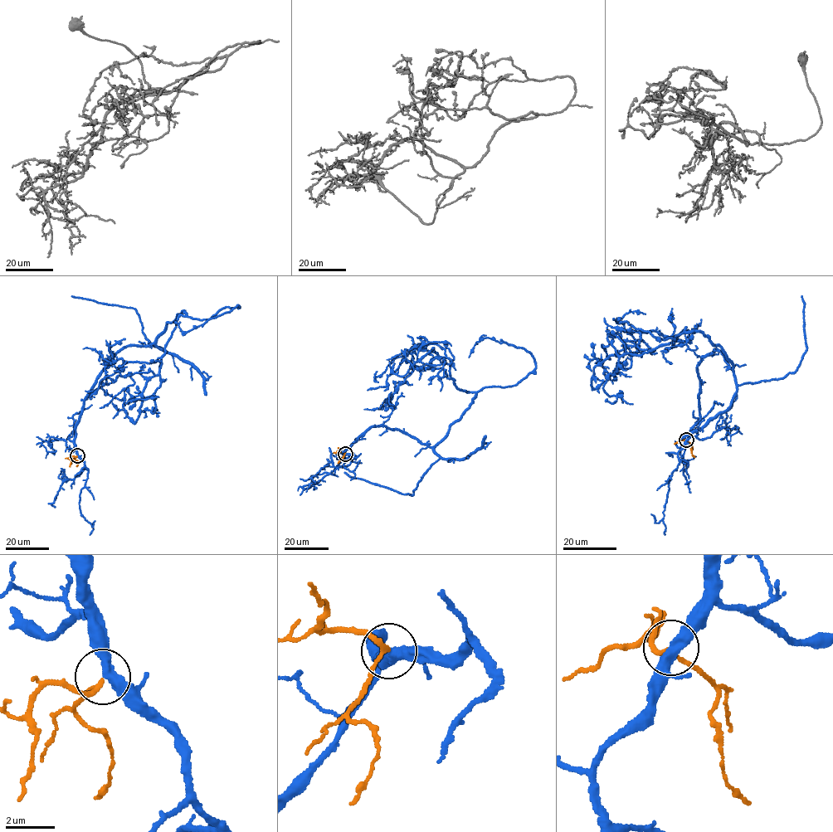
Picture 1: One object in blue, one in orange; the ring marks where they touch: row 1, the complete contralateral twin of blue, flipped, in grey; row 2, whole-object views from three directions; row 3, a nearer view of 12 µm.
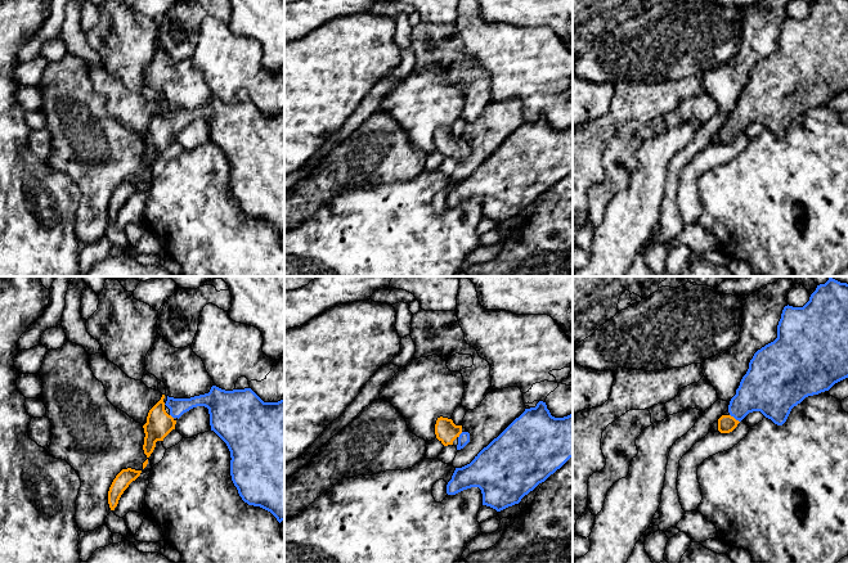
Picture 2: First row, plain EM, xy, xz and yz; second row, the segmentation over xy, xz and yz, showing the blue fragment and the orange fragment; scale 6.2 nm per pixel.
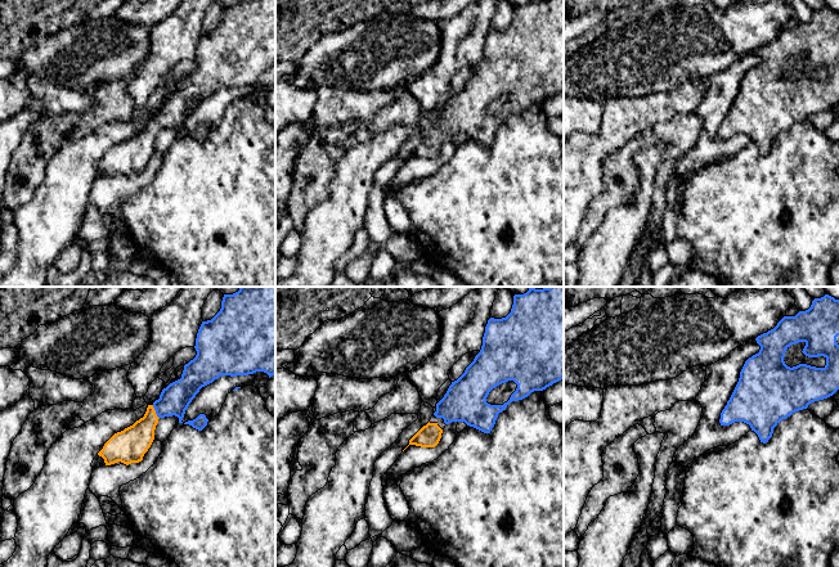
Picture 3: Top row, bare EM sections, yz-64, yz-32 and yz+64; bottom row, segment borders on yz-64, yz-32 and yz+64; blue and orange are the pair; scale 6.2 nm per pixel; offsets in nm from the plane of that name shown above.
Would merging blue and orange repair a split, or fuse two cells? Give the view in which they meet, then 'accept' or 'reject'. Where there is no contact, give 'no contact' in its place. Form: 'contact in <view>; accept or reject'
contact in yz; accept

